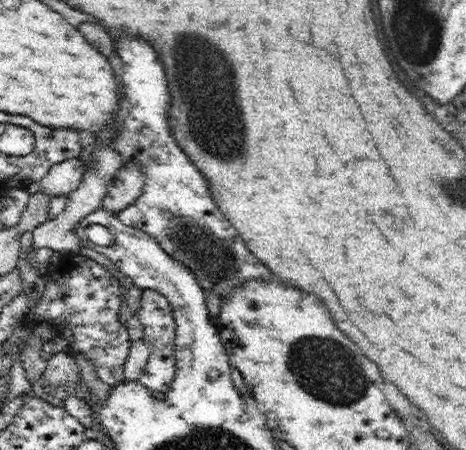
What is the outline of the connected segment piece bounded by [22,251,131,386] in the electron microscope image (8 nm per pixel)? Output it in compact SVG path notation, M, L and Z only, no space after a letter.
M65 252L59 258L58 270L45 276L46 290L34 310L27 312L22 319L22 327L30 330L30 335L40 334L44 338L42 350L45 353L77 355L92 361L98 378L104 383L116 386L125 382L124 364L130 354L130 338L124 323L120 323L120 283L110 271L105 270L96 261L83 256L82 252Z

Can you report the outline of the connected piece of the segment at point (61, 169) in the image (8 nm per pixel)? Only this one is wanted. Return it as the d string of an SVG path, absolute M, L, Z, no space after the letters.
M74 157L50 167L46 176L39 180L39 186L50 198L68 196L78 188L84 173L82 162L78 157Z

